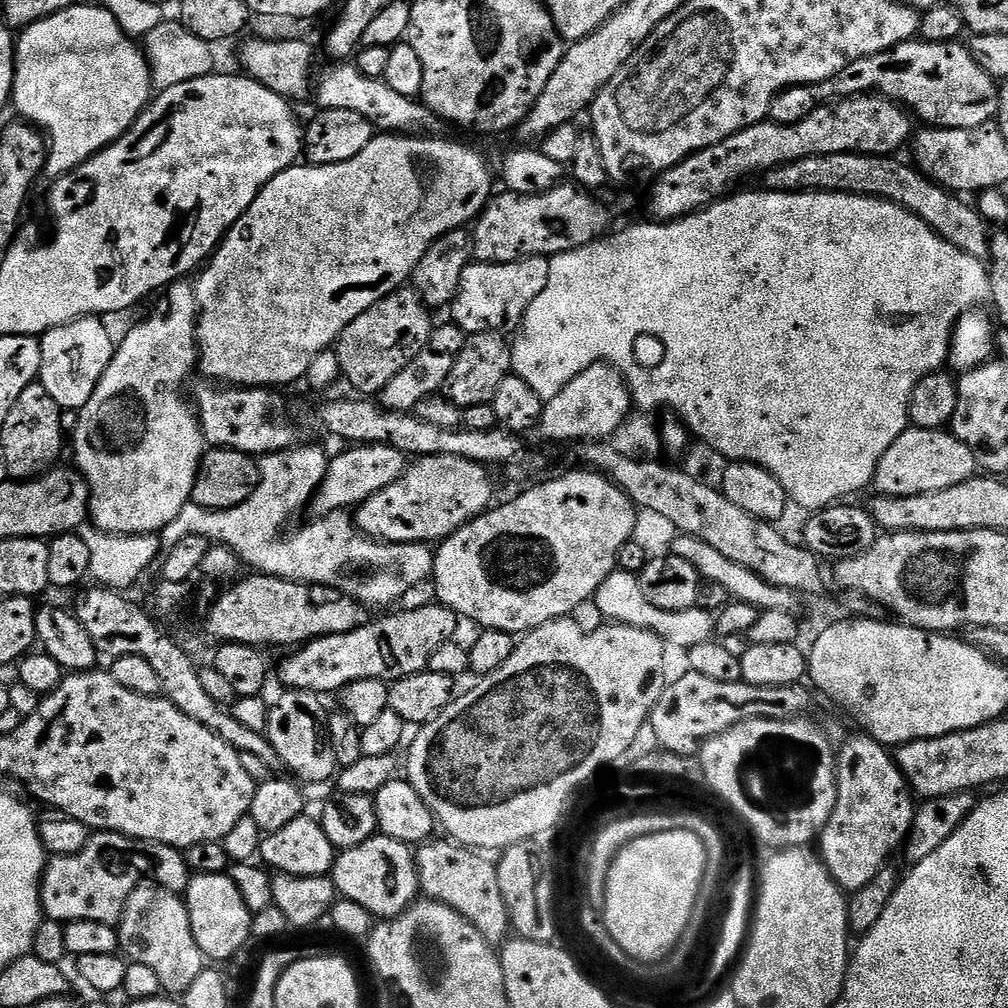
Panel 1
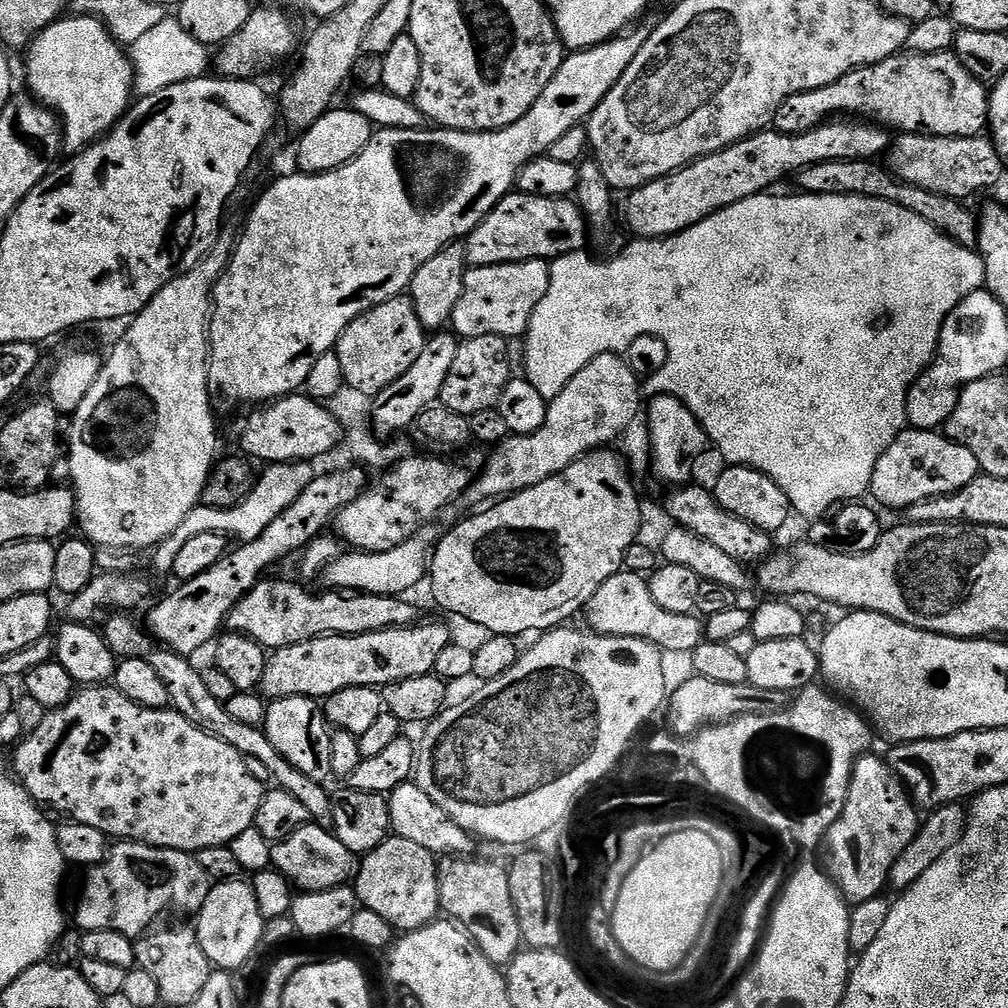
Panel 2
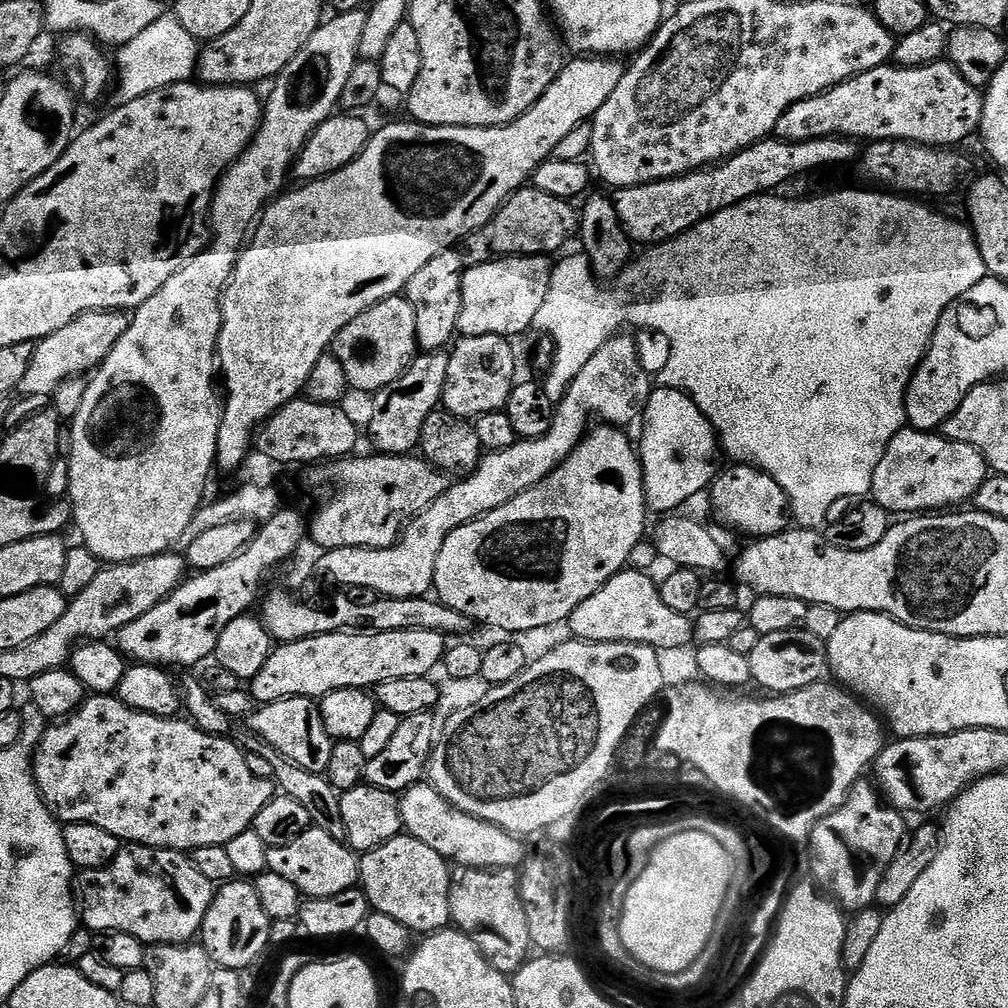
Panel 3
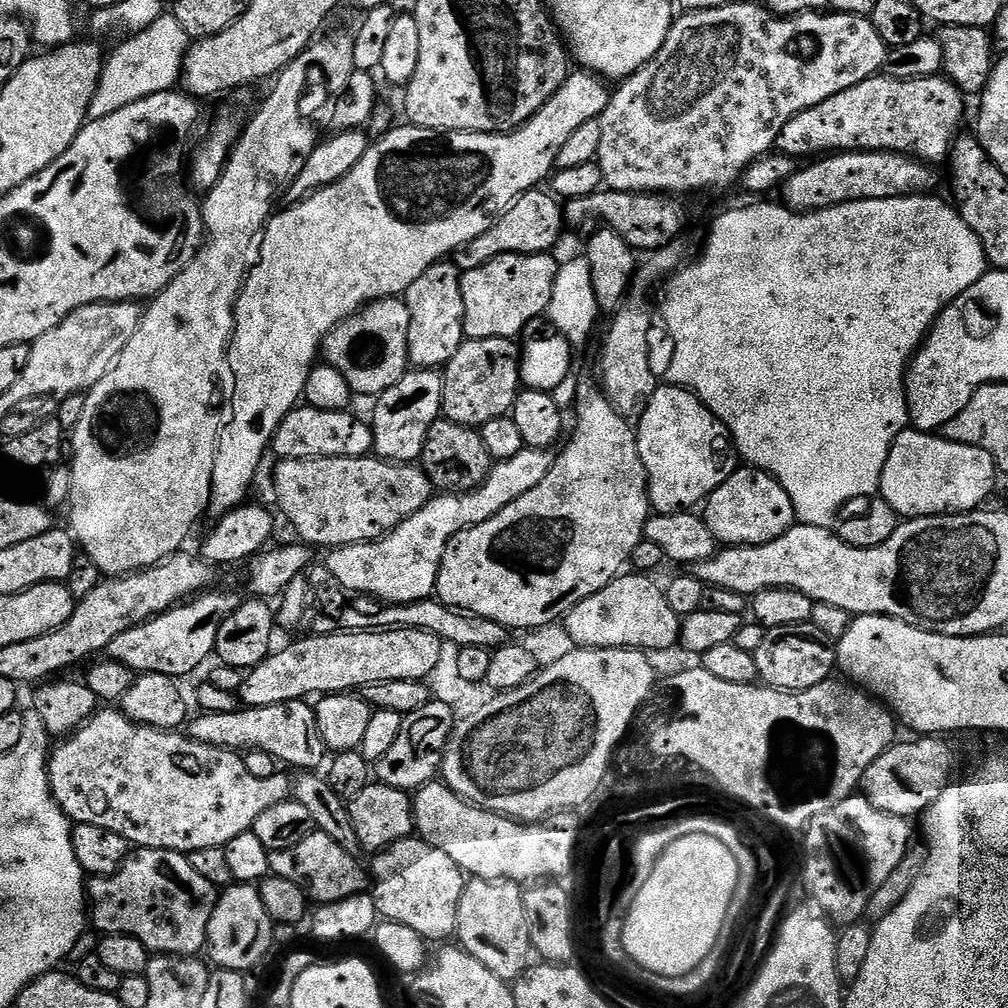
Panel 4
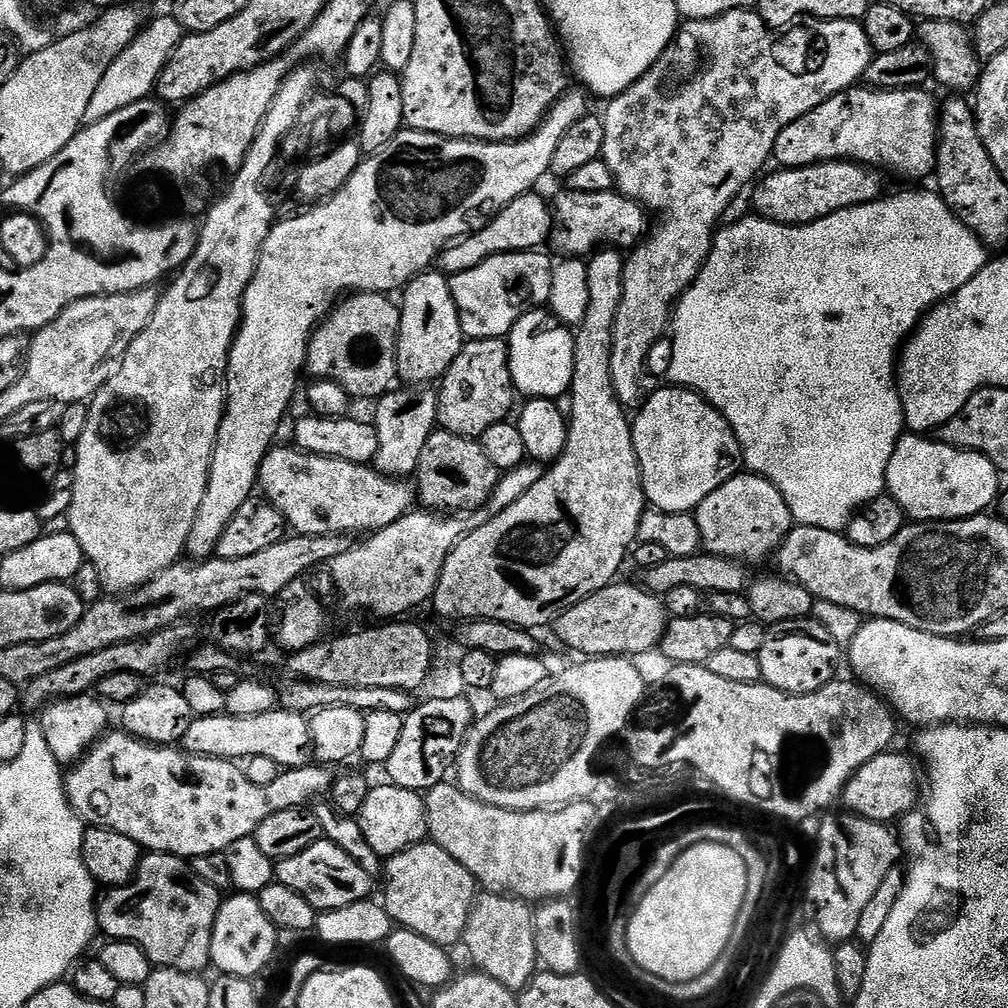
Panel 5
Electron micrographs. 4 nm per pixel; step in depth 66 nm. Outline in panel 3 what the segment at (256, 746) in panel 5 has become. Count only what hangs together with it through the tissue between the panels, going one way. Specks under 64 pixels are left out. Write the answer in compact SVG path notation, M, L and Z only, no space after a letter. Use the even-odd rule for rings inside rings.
M307 696L286 698L273 704L259 705L247 717L247 727L256 735L261 736L278 754L282 754L290 762L302 766L319 776L325 775L330 766L330 750L334 743L326 728L322 726L322 714L319 703Z

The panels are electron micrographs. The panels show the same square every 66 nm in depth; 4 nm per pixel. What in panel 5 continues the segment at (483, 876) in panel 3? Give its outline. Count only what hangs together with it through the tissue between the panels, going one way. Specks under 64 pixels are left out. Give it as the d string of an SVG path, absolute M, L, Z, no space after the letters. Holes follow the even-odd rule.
M484 894L472 905L468 924L464 927L462 944L468 947L468 956L476 963L473 965L517 994L527 988L538 971L533 915L534 908L529 901L511 894Z

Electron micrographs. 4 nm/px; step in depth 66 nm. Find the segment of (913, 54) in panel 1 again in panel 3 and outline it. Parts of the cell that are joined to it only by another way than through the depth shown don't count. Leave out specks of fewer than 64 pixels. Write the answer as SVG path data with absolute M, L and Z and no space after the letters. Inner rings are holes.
M947 59L939 60L936 64L921 68L897 68L889 62L874 70L866 70L857 76L851 76L841 84L819 92L817 96L806 98L782 118L778 118L775 135L788 142L806 142L827 136L839 136L857 142L875 142L878 140L905 140L911 144L924 144L927 148L952 148L960 146L968 135L975 133L980 126L984 97L981 89L970 86L962 74Z

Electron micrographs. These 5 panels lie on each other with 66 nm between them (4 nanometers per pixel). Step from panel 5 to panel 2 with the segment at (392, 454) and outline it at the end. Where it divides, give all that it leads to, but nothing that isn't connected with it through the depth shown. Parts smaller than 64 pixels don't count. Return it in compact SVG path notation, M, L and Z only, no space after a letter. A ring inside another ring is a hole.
M448 330L437 331L433 336L436 337L433 340L431 337L425 343L422 354L418 354L418 362L414 362L414 366L410 366L402 378L390 382L390 386L386 386L386 390L372 400L370 424L377 437L392 438L396 436L395 432L404 432L411 424L413 427L424 409L439 401L442 382L446 382L446 374L450 374L450 365L460 349L460 340Z

